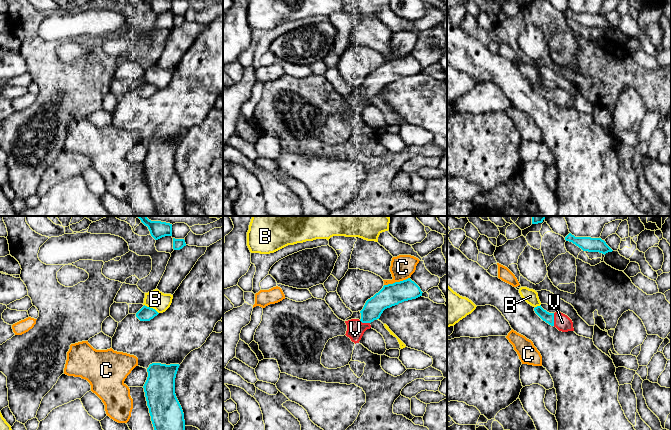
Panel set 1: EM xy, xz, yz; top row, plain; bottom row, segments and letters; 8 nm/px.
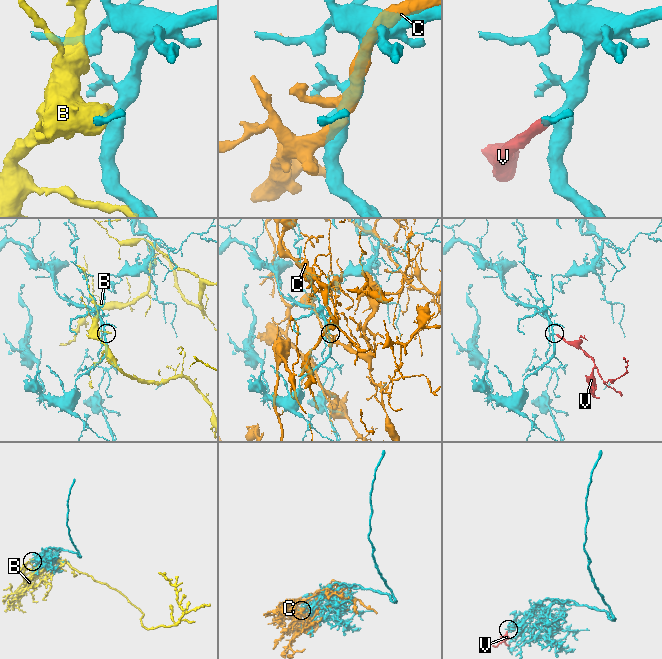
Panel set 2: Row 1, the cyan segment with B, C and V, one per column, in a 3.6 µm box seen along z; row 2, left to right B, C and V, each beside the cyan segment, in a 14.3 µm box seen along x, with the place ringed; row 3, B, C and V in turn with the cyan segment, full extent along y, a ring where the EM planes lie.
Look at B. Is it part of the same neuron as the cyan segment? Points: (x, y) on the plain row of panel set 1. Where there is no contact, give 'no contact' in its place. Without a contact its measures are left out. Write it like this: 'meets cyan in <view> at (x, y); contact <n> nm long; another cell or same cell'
meets cyan in xy at (151, 84); contact 140 nm long; another cell

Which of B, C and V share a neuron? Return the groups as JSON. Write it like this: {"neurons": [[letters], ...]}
{"neurons": [["B"], ["C"], ["V"]]}

